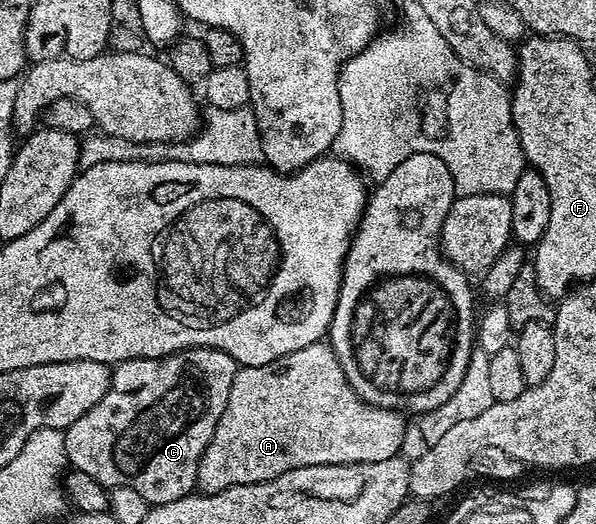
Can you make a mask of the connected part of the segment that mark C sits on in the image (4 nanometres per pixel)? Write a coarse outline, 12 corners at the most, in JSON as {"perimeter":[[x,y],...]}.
{"perimeter":[[121,361],[63,430],[69,466],[149,506],[196,489],[237,371]]}

